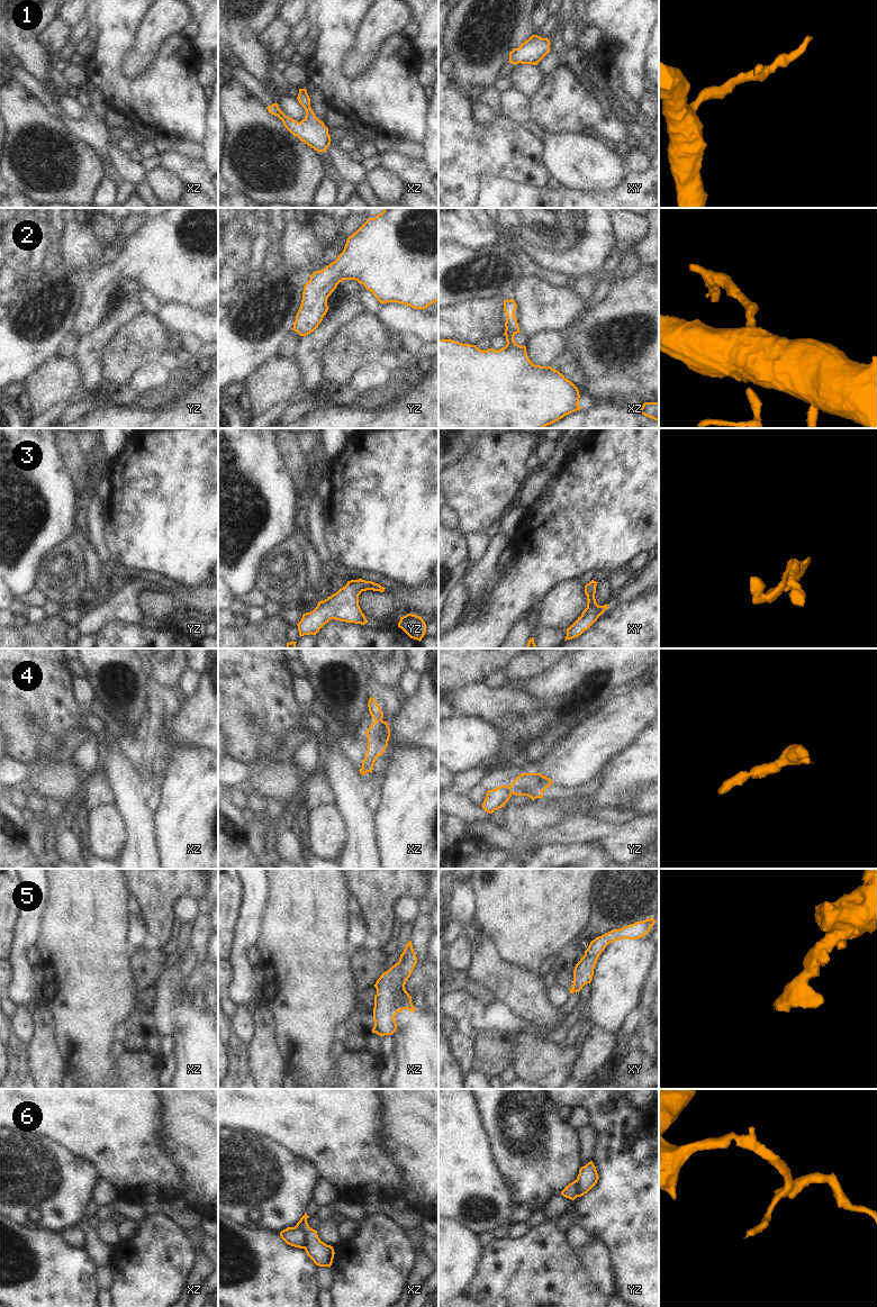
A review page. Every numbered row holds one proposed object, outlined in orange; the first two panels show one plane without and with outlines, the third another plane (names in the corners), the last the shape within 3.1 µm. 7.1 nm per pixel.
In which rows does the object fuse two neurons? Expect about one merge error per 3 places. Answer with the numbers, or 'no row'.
6

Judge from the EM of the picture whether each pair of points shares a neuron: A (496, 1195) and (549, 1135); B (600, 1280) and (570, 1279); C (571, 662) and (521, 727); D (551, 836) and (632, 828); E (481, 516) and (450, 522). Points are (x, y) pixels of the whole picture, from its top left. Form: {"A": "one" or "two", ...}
{"A": "two", "B": "two", "C": "one", "D": "one", "E": "two"}

